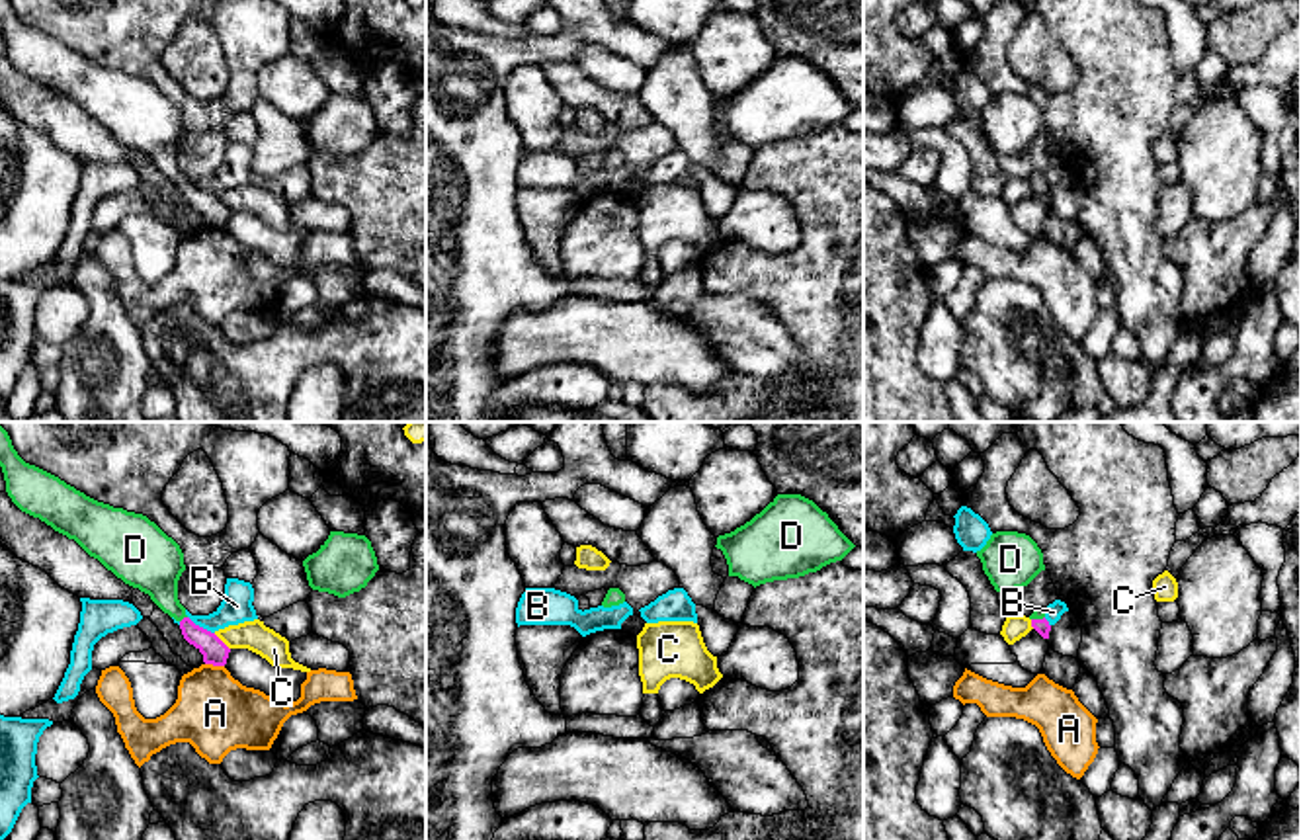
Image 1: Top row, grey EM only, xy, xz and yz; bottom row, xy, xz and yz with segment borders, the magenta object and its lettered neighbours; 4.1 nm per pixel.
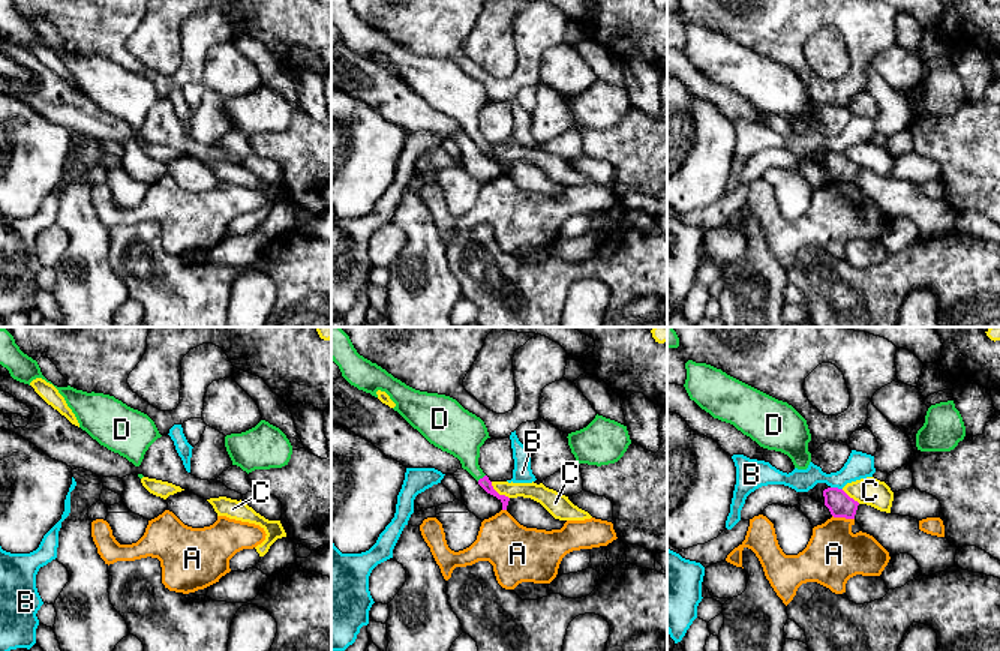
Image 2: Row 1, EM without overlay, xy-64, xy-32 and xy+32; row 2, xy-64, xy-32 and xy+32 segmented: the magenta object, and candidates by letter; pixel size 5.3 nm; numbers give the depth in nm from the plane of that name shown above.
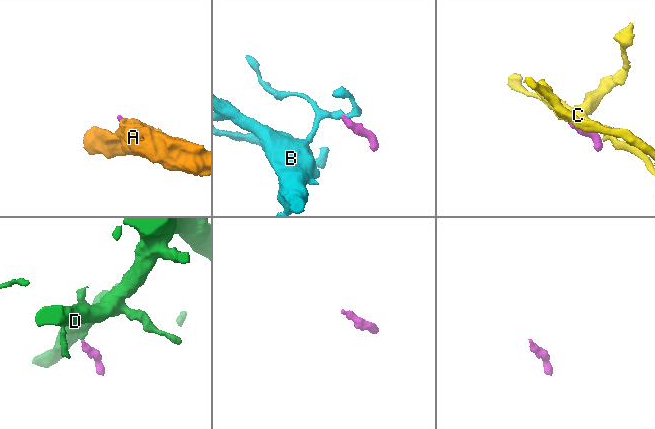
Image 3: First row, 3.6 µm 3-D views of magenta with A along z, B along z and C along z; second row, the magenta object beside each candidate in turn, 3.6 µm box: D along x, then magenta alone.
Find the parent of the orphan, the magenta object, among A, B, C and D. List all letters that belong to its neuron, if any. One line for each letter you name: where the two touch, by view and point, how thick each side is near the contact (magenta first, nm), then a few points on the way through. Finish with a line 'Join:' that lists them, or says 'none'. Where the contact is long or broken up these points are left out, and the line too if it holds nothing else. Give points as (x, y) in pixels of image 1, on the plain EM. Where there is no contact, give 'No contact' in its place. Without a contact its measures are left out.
D: Touches magenta at xy (182, 182). Thickness 100 nm (magenta) against 220 nm. Path across: xy (211, 210), (182, 182), (167, 163), (155, 129)
Join: D

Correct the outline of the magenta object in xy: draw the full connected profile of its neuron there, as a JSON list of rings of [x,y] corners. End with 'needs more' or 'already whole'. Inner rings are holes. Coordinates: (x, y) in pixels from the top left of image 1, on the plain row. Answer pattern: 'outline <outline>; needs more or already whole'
outline [[[0,0],[0,29],[6,55],[21,74],[39,80],[55,94],[74,102],[90,119],[98,121],[125,147],[148,156],[164,176],[180,186],[184,201],[203,217],[205,227],[227,227],[231,211],[215,195],[195,188],[186,178],[186,170],[178,162],[178,143],[186,133],[184,115],[154,84],[143,76],[98,64],[59,39],[25,25],[14,12],[10,0]]]; needs more

